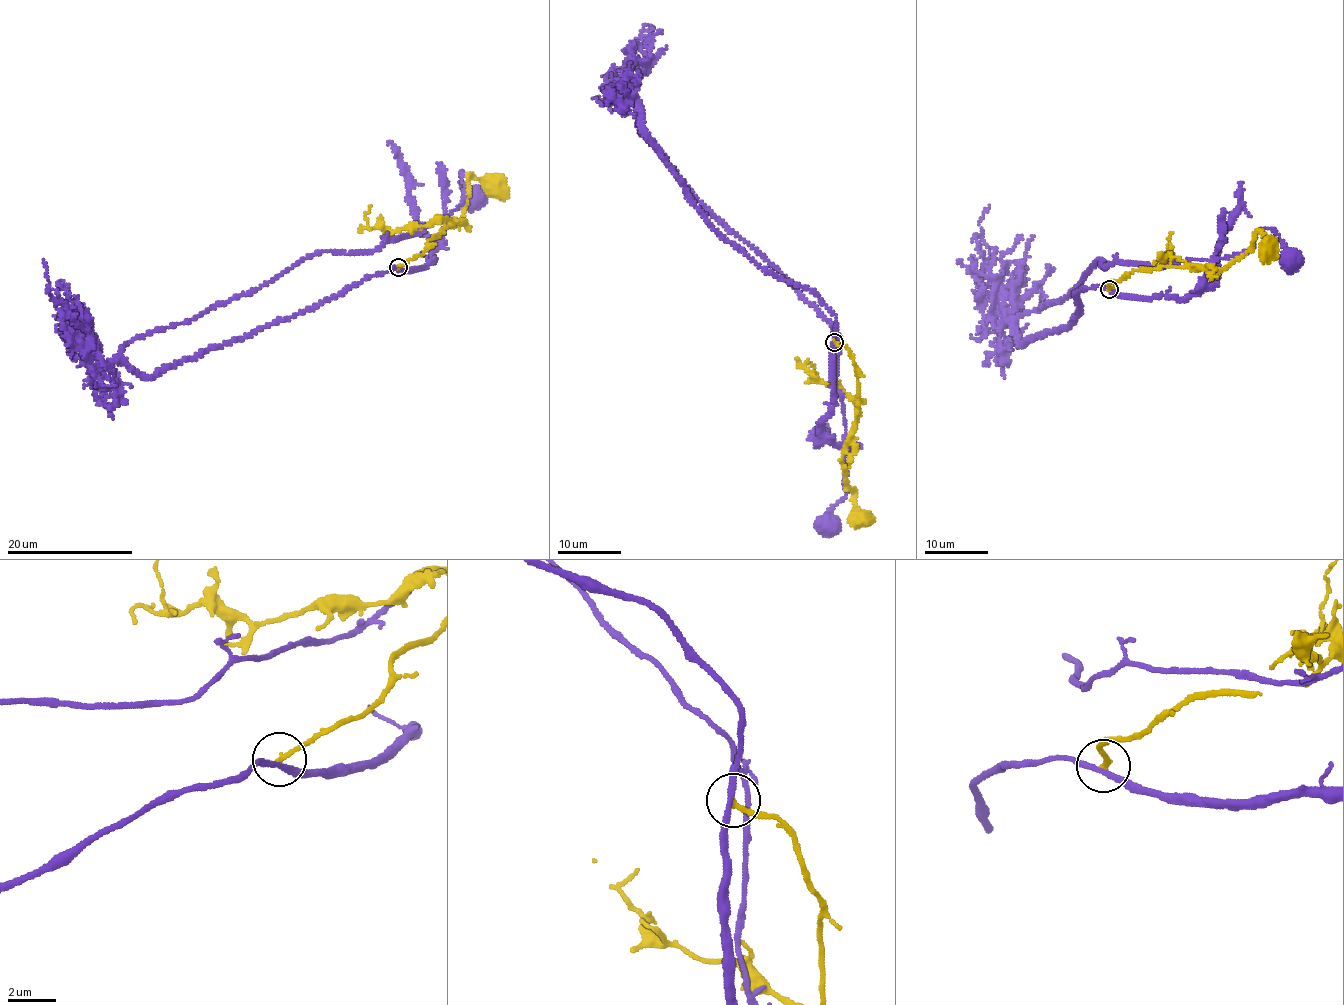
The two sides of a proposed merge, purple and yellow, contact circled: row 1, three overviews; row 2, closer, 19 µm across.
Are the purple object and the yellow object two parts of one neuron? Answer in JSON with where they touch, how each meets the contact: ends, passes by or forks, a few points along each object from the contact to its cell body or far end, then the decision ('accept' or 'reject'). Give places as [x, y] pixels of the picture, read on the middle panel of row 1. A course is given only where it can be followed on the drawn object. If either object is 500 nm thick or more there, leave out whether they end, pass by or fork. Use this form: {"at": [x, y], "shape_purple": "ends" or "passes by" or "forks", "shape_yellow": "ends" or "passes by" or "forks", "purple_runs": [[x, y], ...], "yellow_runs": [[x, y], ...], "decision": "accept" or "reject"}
{"at": [834, 342], "shape_purple": "passes by", "shape_yellow": "ends", "purple_runs": [[834, 342], [832, 412], [821, 430], [843, 450], [844, 487], [849, 488], [844, 497], [826, 516], [827, 525]], "yellow_runs": [[834, 342], [851, 352], [858, 372], [858, 410], [843, 467], [857, 510], [868, 521]], "decision": "reject"}

